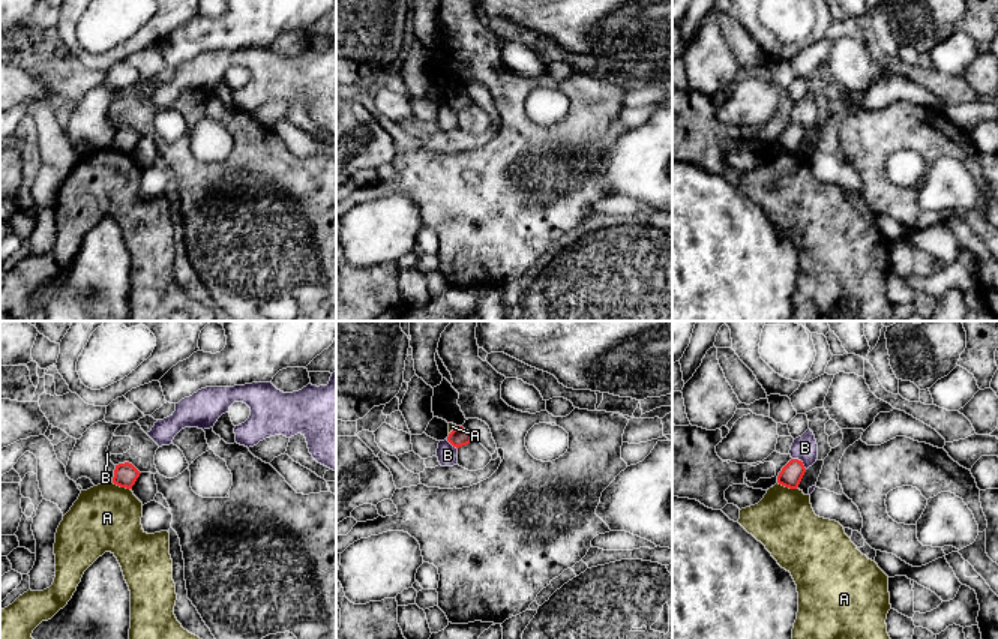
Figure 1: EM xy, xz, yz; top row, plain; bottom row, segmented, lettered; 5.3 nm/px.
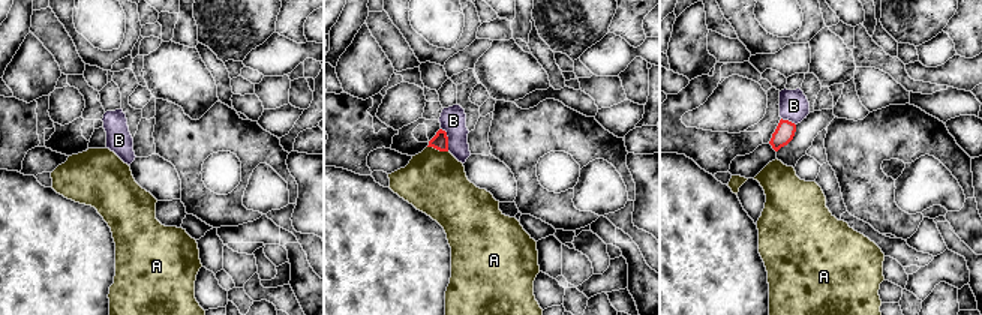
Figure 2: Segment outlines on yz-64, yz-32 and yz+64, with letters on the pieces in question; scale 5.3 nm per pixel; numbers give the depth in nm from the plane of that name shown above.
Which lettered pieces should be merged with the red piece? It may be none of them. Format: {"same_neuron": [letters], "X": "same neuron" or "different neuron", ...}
{"same_neuron": [], "A": "different neuron", "B": "different neuron"}

